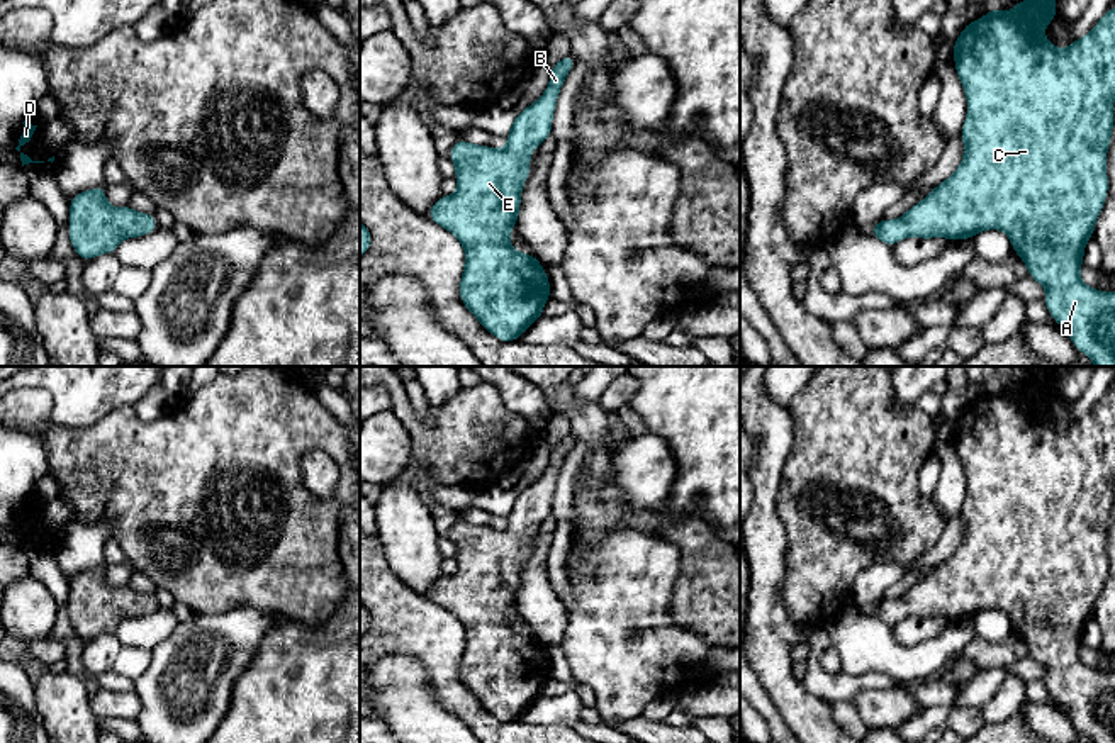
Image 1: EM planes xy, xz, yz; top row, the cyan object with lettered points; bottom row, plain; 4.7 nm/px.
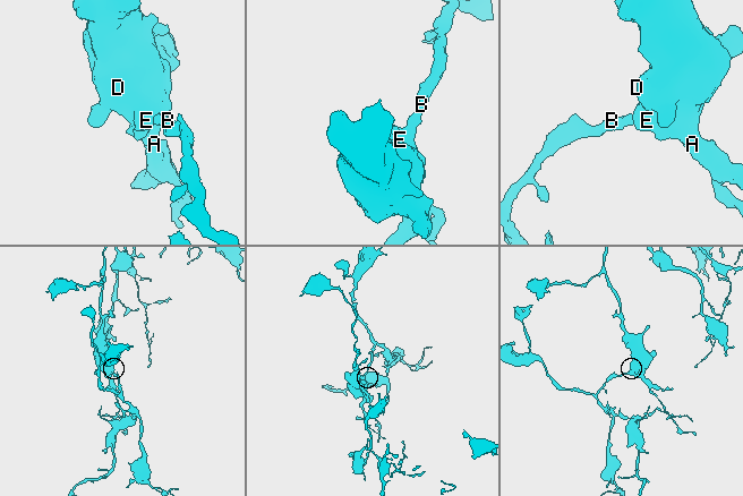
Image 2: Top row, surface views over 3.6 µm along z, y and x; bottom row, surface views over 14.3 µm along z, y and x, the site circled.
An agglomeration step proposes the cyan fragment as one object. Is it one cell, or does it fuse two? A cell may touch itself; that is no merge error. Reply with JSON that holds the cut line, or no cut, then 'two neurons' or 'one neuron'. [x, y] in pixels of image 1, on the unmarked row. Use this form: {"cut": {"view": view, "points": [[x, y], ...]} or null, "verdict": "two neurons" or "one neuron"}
{"cut": null, "verdict": "one neuron"}

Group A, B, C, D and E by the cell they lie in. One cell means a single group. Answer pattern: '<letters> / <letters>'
A B C D E

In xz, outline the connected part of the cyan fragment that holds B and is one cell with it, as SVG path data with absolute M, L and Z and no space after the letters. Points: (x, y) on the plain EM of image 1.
M570 433L552 448L545 473L521 490L509 507L506 529L463 519L451 526L458 570L438 578L428 594L465 629L462 684L502 723L518 721L541 699L550 680L543 645L533 634L514 631L509 611L518 606L529 538L552 516L557 477L574 443Z

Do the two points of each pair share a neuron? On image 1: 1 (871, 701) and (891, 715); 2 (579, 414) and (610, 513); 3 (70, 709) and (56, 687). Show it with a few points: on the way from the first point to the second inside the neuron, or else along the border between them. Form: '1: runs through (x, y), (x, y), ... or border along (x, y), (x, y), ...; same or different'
1: runs through (876, 706), (886, 709); same
2: border along (611, 467), (596, 487), (579, 487), (576, 491); different
3: runs through (65, 704), (56, 692); same

